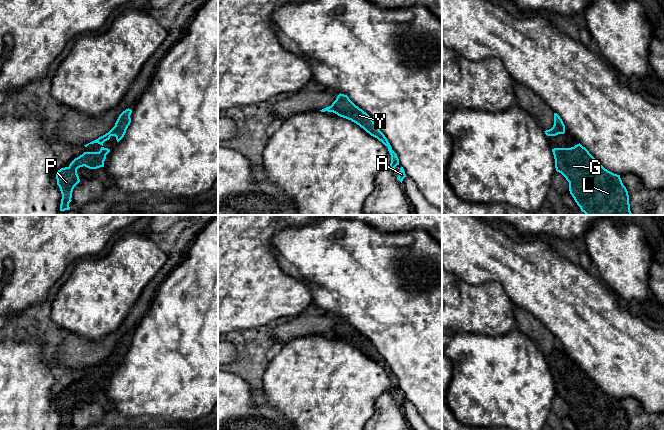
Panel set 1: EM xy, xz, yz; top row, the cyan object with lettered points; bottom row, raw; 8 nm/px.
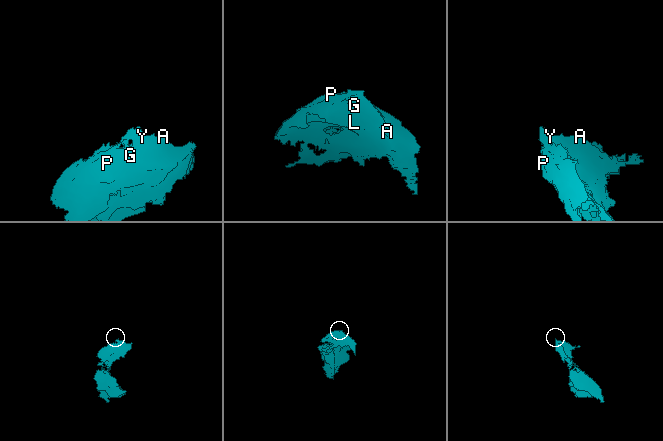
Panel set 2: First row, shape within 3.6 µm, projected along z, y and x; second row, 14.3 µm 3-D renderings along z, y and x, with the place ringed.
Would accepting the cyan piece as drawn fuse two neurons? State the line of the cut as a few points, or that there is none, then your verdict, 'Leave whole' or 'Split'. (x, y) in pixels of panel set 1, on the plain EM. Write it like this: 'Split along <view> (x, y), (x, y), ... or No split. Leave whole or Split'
No split. Leave whole

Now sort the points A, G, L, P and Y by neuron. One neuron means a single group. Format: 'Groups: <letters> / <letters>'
Groups: A G L P Y

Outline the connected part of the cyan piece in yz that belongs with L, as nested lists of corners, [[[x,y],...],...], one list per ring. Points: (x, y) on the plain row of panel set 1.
[[[580,367],[552,376],[556,395],[569,406],[578,430],[630,430],[620,399],[605,393]]]

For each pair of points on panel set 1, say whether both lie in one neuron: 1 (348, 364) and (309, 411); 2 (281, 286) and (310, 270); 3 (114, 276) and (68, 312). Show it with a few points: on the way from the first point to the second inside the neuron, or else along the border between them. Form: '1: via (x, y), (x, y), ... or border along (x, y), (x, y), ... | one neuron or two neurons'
1: via (336, 376), (329, 383), (327, 393), (321, 399) | one neuron
2: border along (277, 263), (287, 274), (303, 281), (312, 294) | two neurons
3: via (103, 287), (84, 306), (79, 307) | one neuron

